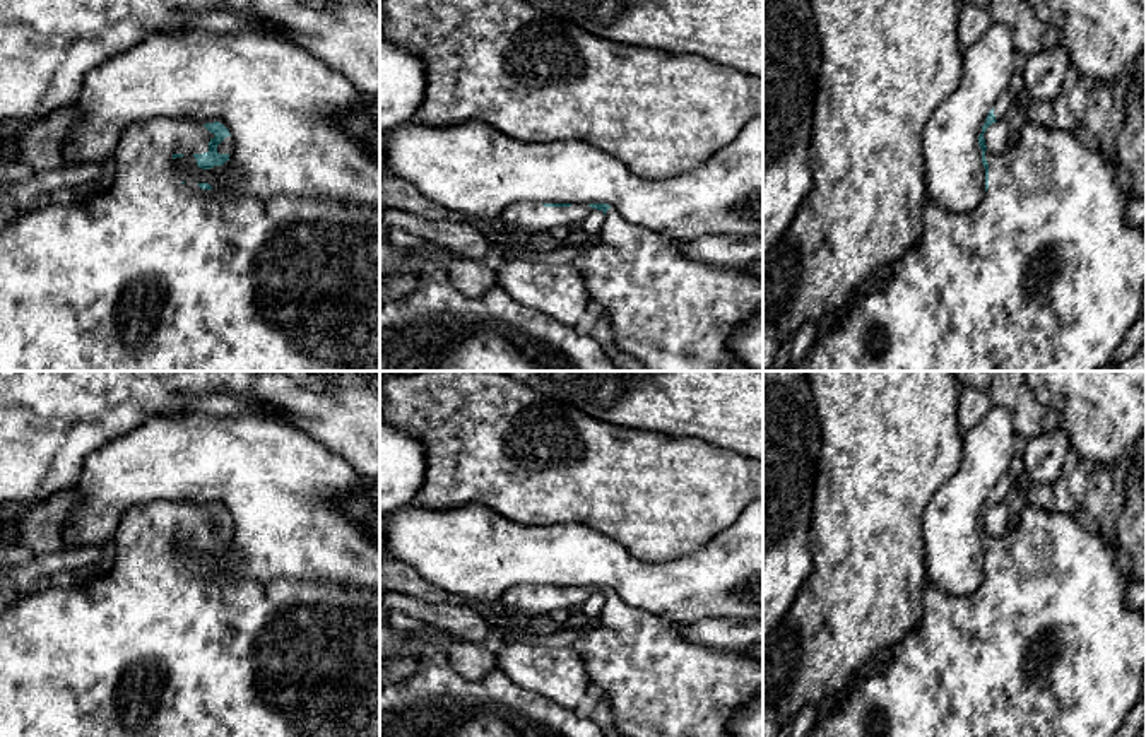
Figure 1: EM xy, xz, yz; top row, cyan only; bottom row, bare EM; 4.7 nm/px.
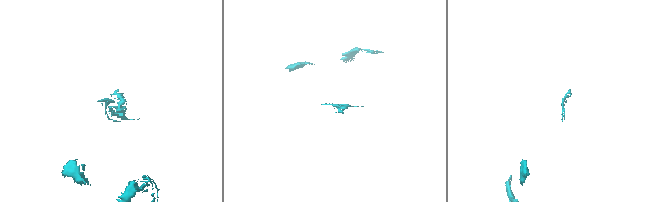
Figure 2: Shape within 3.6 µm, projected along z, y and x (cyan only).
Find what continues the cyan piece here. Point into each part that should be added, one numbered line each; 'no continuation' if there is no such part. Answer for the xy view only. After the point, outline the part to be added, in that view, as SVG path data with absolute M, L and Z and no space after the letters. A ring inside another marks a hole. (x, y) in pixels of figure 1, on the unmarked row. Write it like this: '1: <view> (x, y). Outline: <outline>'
1: xy (151, 648). Outline: M157 501L132 508L120 522L113 539L115 564L89 583L68 588L50 587L21 597L14 607L0 614L0 737L380 737L380 590L342 588L339 583L310 583L279 578L274 581L217 581L198 568L183 568L173 552L173 539L183 537L197 547L195 537L209 535L210 515L192 503Z

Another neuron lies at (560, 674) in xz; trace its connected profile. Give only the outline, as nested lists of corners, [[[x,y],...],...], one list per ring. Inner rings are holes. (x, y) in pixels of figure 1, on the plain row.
[[[532,641],[496,643],[496,667],[518,686],[563,708],[576,706],[590,687],[583,660],[571,648]]]

